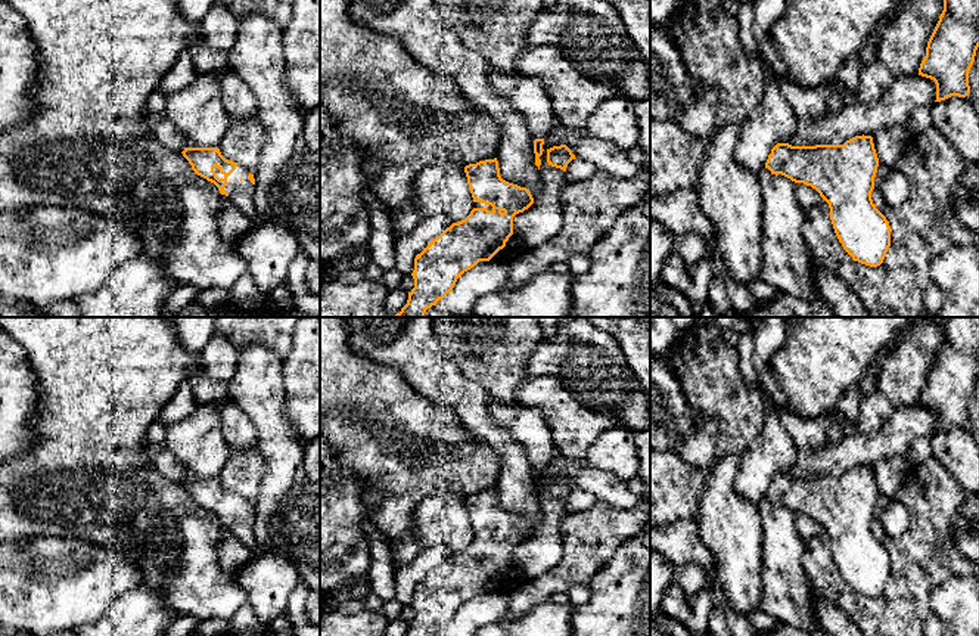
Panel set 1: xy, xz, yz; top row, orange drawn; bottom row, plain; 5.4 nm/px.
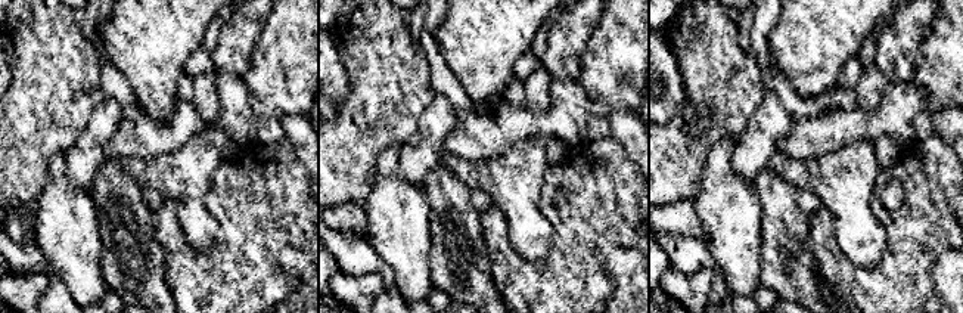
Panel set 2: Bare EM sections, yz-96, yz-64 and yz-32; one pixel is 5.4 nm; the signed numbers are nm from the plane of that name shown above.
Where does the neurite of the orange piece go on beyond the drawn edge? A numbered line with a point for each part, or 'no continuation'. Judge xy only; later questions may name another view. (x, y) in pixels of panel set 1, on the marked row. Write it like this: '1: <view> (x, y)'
1: xy (242, 194)

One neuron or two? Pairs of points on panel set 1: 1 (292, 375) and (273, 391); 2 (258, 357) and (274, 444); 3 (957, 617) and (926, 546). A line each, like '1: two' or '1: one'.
1: two
2: one
3: two

